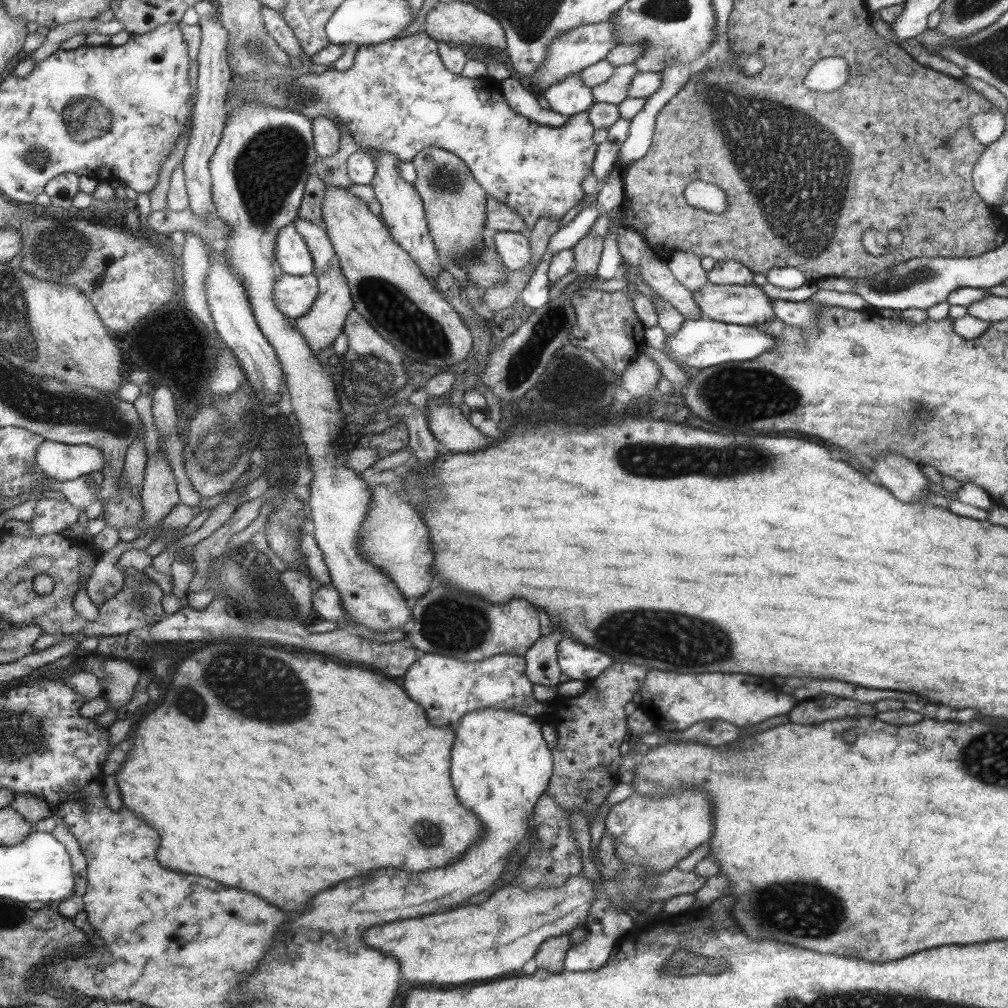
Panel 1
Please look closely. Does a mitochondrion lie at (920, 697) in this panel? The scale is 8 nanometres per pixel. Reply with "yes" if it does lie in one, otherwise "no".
no

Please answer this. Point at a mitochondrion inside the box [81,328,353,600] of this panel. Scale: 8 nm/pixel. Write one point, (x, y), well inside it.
(212, 470)

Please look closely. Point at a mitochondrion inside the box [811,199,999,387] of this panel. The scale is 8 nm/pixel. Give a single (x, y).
(915, 276)

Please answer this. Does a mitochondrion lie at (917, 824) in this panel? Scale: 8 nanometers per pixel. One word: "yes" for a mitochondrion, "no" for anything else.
no

